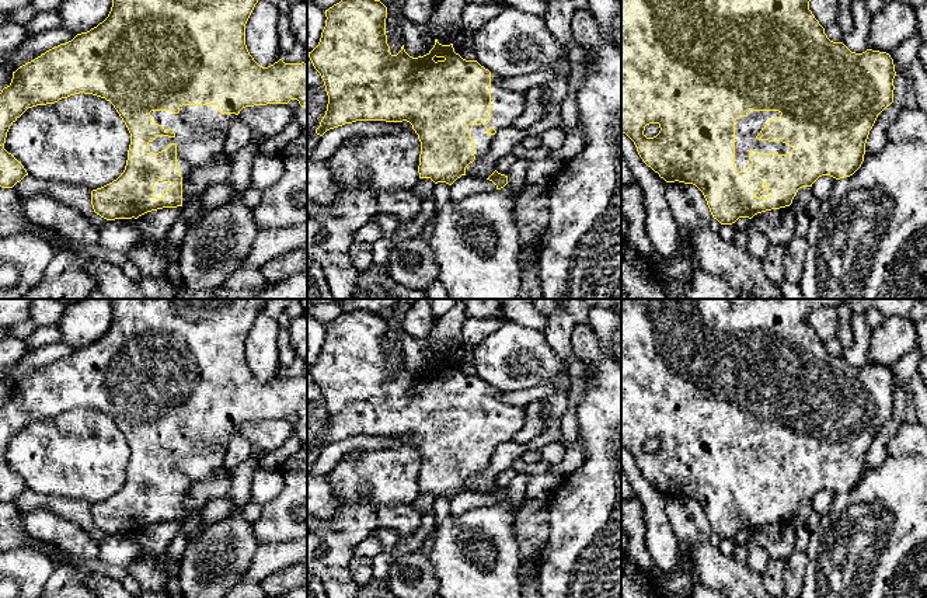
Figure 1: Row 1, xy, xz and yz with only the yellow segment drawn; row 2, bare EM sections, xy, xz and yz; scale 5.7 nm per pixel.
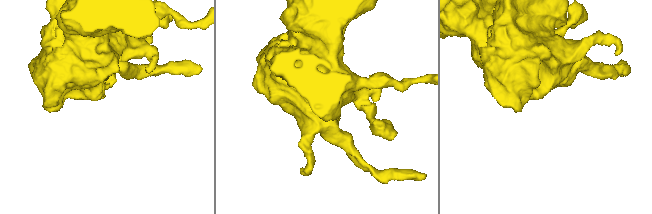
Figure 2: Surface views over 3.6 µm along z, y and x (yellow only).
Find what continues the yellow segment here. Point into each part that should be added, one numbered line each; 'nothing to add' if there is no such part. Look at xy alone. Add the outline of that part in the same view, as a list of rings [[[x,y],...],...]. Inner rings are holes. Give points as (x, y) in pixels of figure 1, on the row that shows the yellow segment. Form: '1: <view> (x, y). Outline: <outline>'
1: xy (201, 131). Outline: [[[182,105],[178,114],[171,111],[151,111],[151,121],[161,125],[164,129],[172,129],[175,136],[157,136],[149,142],[149,150],[158,153],[168,147],[170,143],[177,145],[177,167],[182,177],[182,206],[188,204],[185,185],[194,170],[219,163],[227,138],[230,124],[237,118],[236,114],[220,114],[217,105]]]

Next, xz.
1: xz (506, 105). Outline: [[[491,73],[491,119],[487,125],[468,125],[468,132],[474,140],[475,159],[488,153],[495,135],[488,135],[487,131],[494,128],[496,132],[513,126],[515,121],[526,108],[523,93],[506,90],[502,86],[505,77]]]

